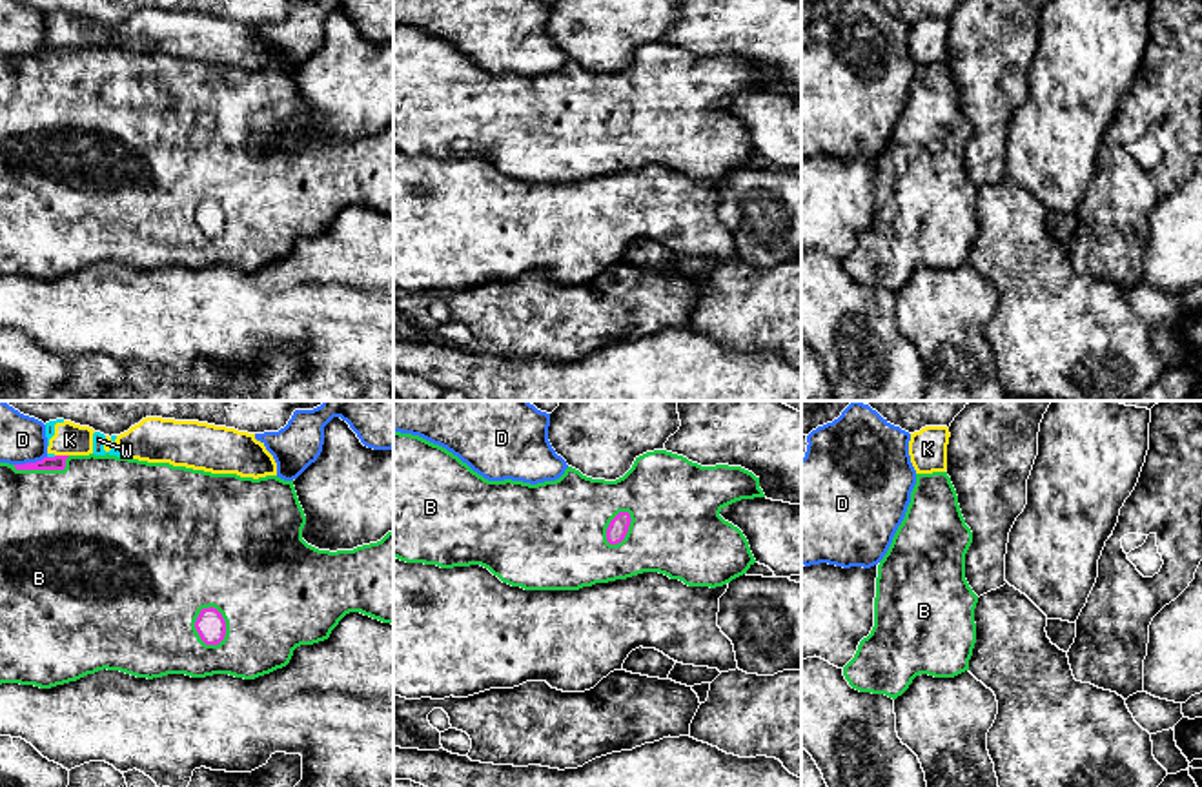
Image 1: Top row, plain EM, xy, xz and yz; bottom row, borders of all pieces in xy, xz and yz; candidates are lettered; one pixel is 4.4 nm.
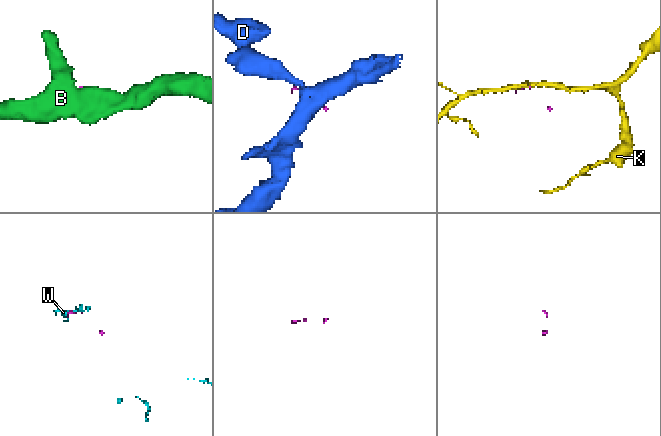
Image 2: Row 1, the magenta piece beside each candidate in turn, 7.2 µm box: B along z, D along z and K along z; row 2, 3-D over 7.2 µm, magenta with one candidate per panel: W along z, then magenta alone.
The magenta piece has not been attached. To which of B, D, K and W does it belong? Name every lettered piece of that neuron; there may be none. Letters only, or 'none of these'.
B

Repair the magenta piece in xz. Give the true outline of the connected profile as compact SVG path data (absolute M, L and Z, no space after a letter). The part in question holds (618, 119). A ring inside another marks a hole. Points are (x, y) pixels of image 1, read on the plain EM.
M393 24L393 149L406 155L437 157L441 160L481 157L503 175L521 179L525 182L579 182L596 175L626 171L643 164L659 164L670 171L679 171L688 179L723 179L747 166L756 151L743 124L732 115L725 113L719 104L736 93L754 89L765 89L765 86L759 80L759 69L756 69L752 64L728 56L701 58L667 42L654 42L636 49L632 60L616 73L592 71L572 58L568 58L559 71L537 77L512 71L488 73L446 40L419 27Z

